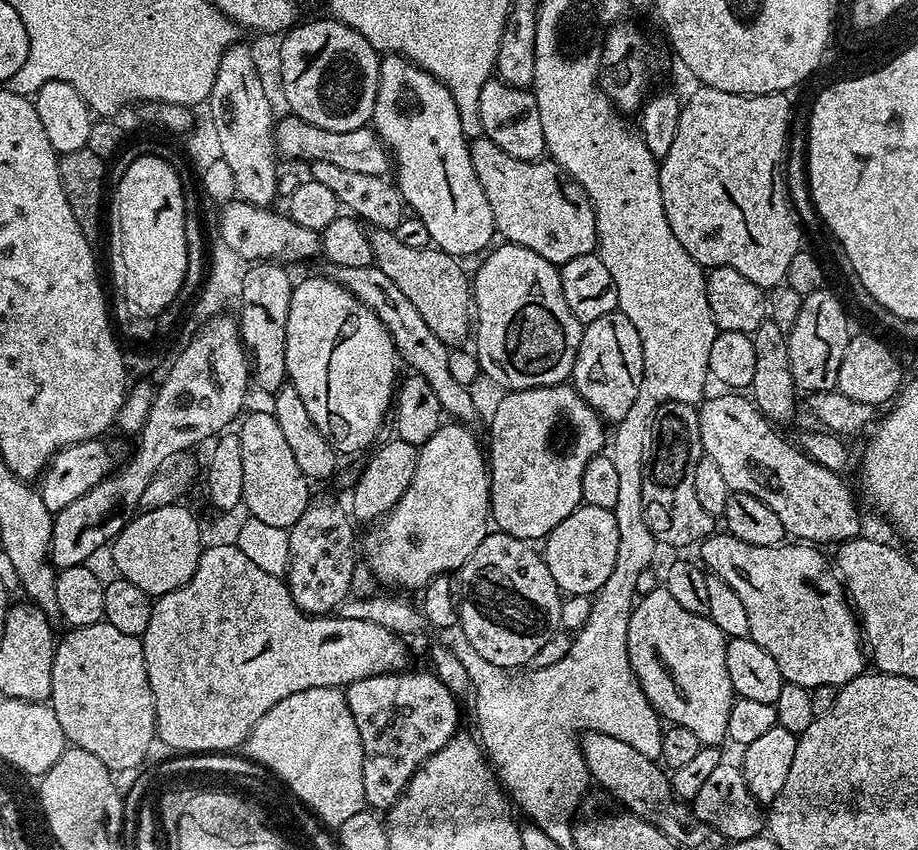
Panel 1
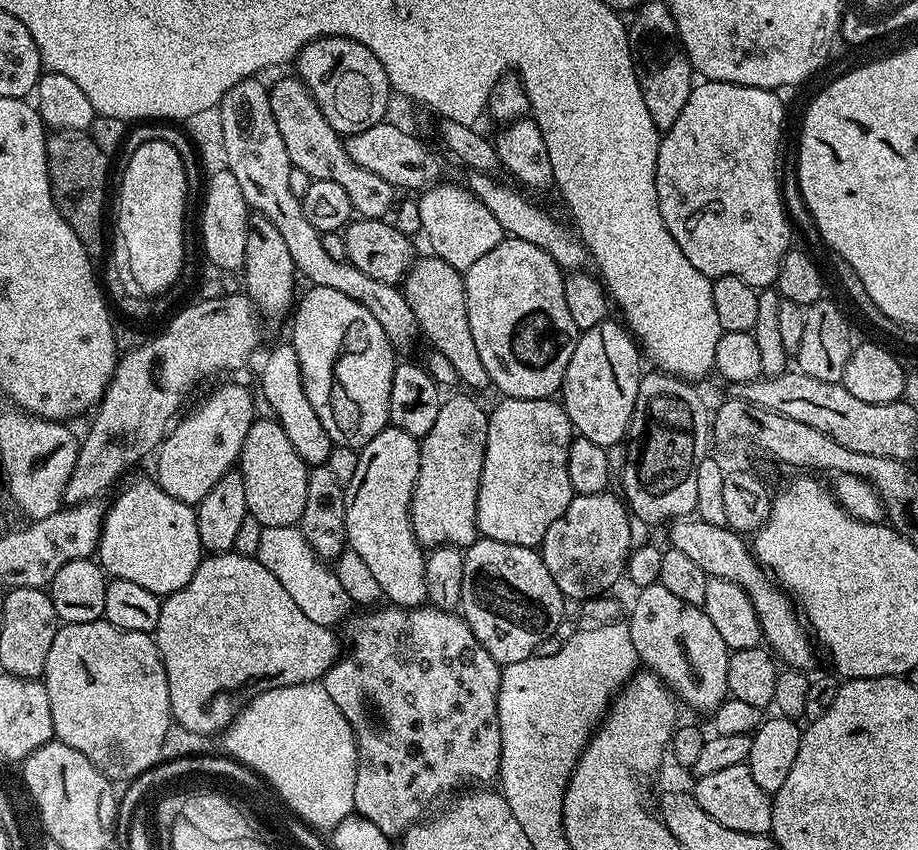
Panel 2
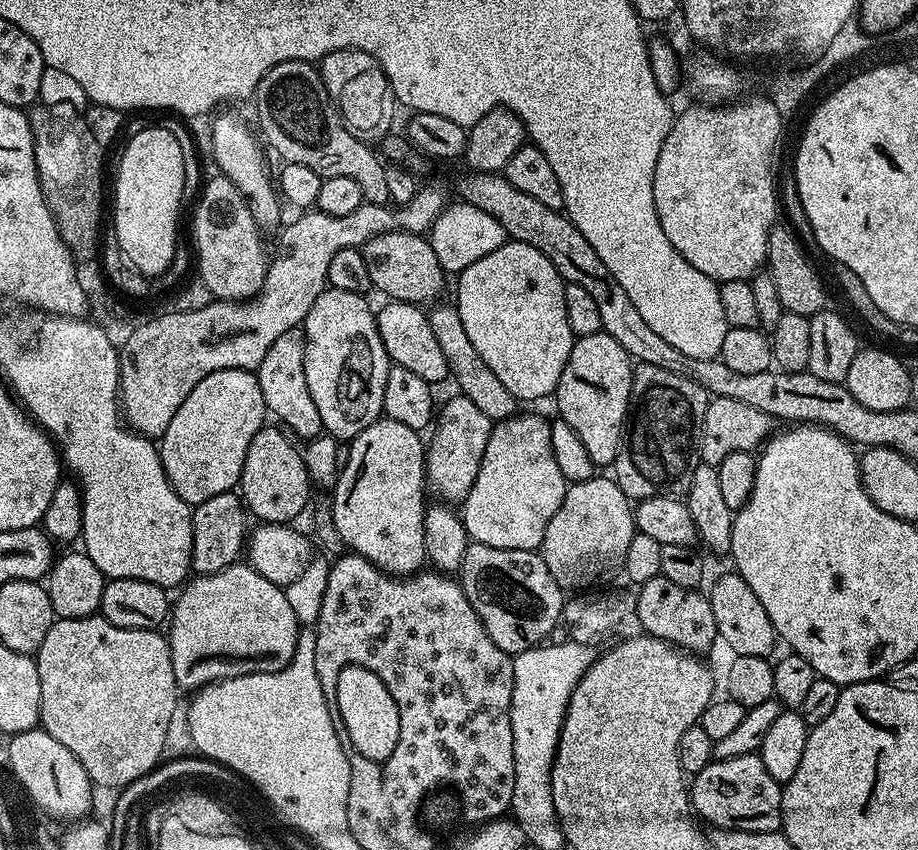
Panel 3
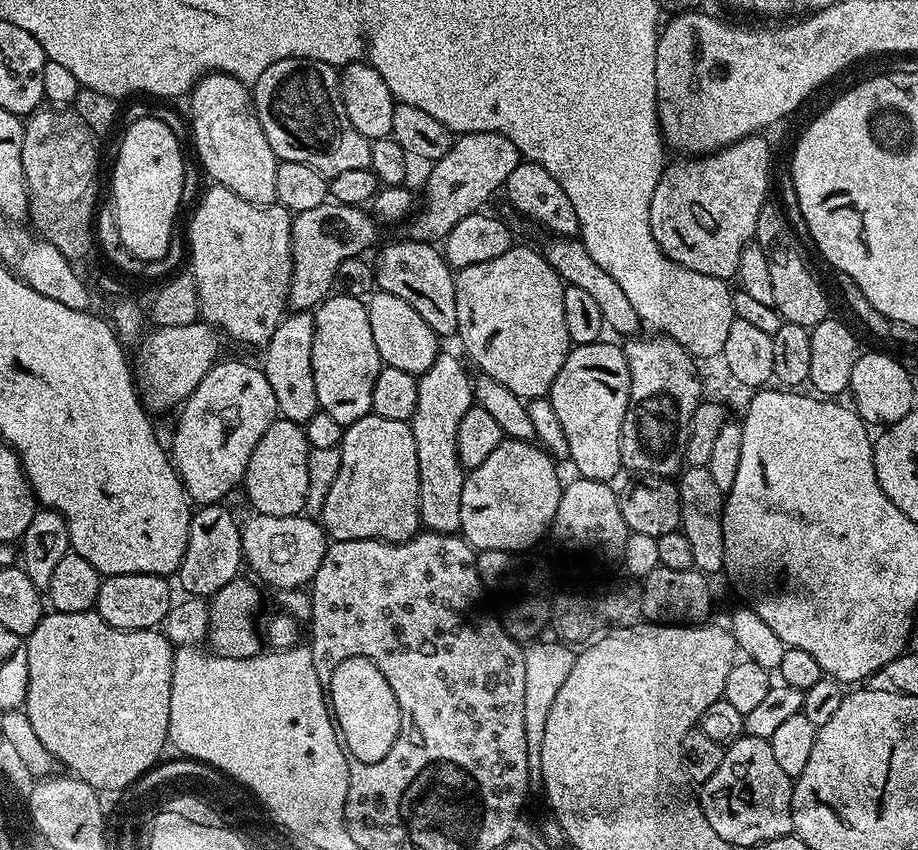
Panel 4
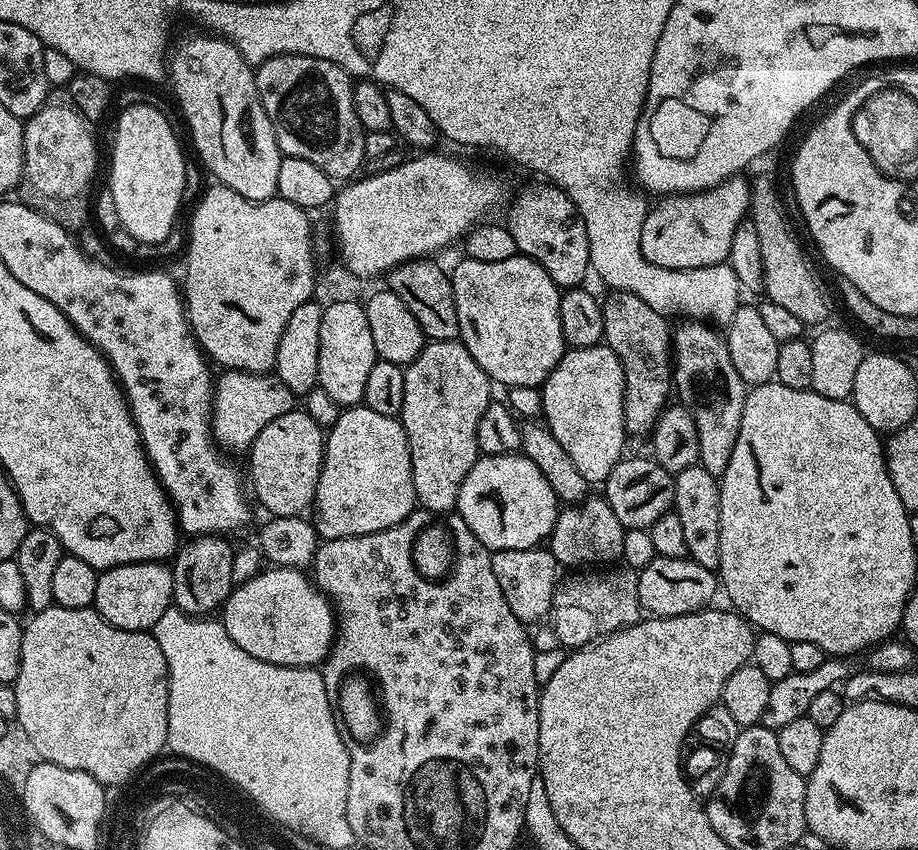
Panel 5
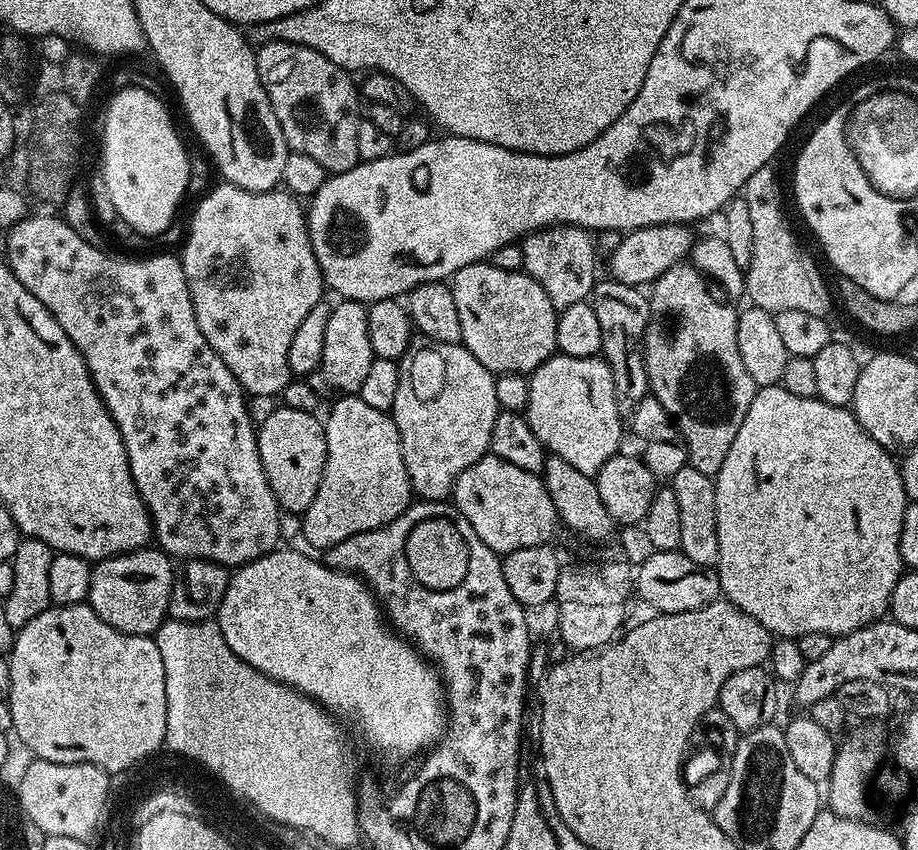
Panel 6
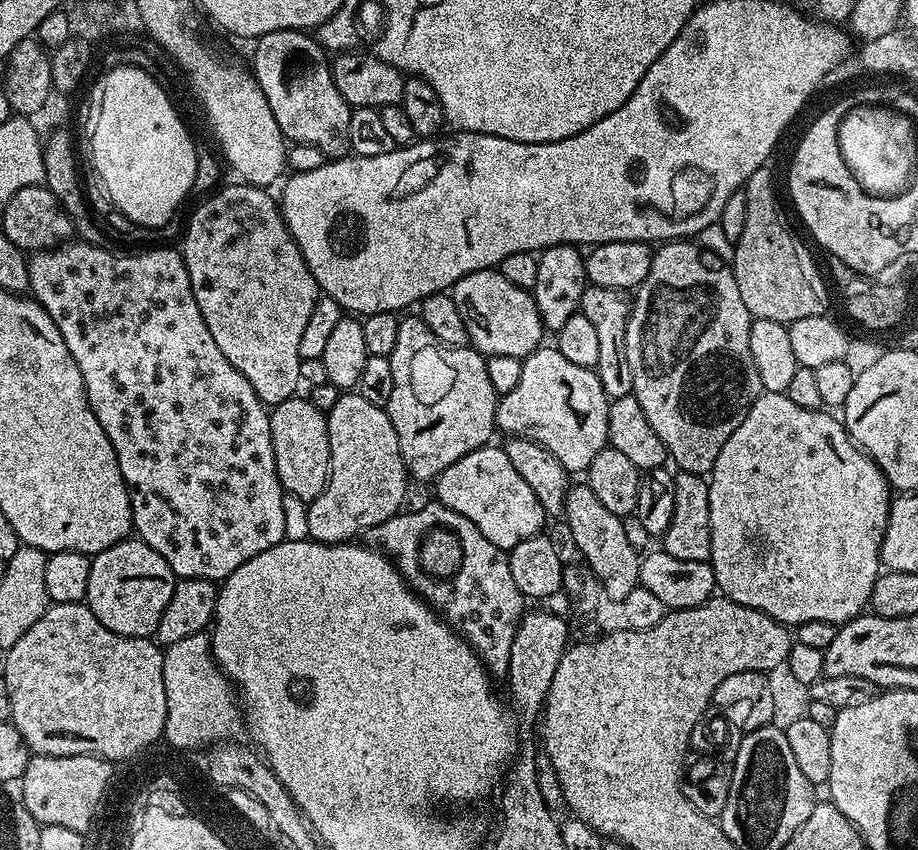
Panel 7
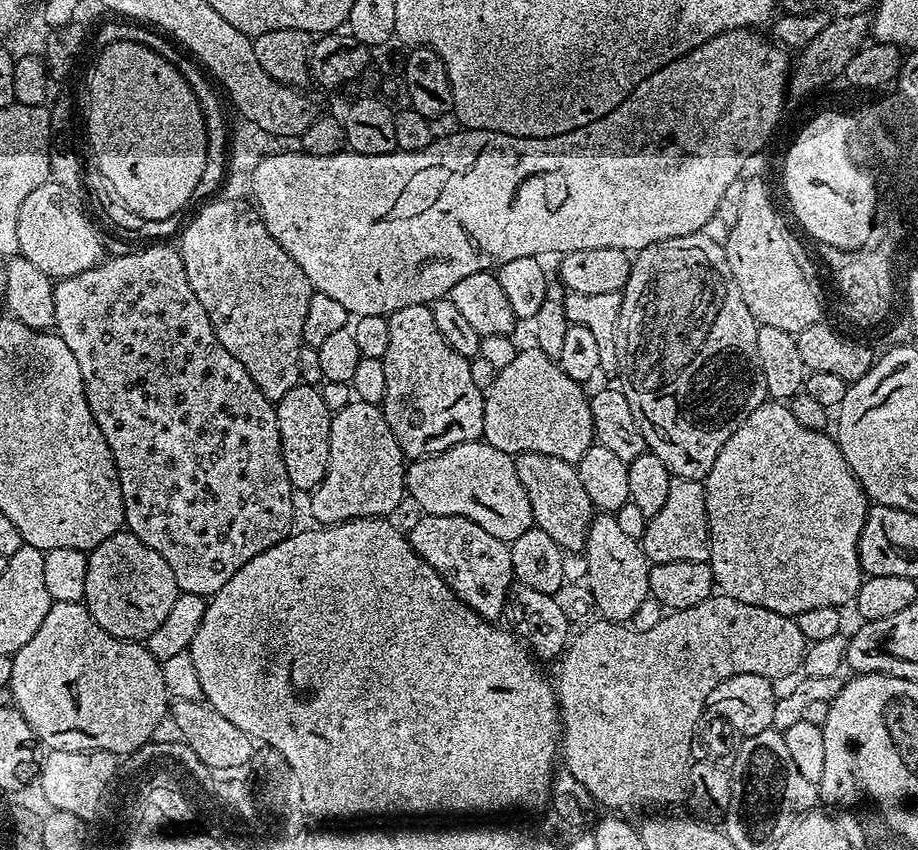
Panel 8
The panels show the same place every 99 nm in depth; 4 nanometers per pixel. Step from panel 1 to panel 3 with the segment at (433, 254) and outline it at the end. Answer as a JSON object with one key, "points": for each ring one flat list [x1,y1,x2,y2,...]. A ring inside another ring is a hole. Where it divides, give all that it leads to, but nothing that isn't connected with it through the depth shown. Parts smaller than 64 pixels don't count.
{"points":[[437,303,428,312,428,321,434,330,434,339,438,341,438,347,441,348,442,355,446,357,448,375,453,381,456,379,456,384,460,387,457,388,459,395,470,398,470,402,474,402,474,406,478,406,478,410,482,410,482,414,486,414,486,418,490,418,494,422,508,420,511,416,517,415,516,396,510,394,510,390,506,390,506,386,502,386,502,381,494,375,494,370,490,370,490,366,486,366,486,362,482,362,478,350,474,350,469,336,466,335,466,329,462,327,462,318,458,318,455,303,444,303]]}

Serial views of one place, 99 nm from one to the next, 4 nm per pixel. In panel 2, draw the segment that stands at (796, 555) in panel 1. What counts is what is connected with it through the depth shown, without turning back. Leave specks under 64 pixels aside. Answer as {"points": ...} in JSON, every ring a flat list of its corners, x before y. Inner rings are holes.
{"points":[[685,518,682,520,671,521,670,527,667,529,668,541,667,543,673,548,682,550,682,554,686,554,691,558,697,566,702,566,702,570,710,578,717,576,718,578,726,578,730,582,738,582,738,586,742,586,742,590,746,590,746,594,750,598,750,602,754,602,754,610,758,614,758,622,760,623,760,634,763,643,787,667,799,668,801,670,811,669,812,664,812,642,814,646,813,637,810,635,809,629,806,627,805,621,802,619,801,613,795,612,792,609,794,600,791,595,756,560,750,551,750,544,741,533,734,531,727,526,710,526,710,522,701,520,699,518]]}

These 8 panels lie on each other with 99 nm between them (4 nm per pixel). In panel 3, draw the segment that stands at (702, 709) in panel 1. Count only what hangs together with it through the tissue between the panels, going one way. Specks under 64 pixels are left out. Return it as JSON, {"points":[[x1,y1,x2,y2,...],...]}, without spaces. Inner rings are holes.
{"points":[[662,575,650,578,650,580,645,584,639,585,638,595,636,598,636,610,634,613,635,619,640,619,640,624,642,627,644,627,641,629,643,629,647,635,653,636,654,638,662,638,666,642,670,642,671,644,676,645,677,648,683,648,686,652,693,654,704,654,704,651,706,651,712,643,717,643,718,637,716,635,716,623,714,622,714,610,712,609,712,601,707,595,705,595,705,593,704,596,702,593,703,591,697,590,695,588,683,588,682,586,674,586,674,582,670,582]]}

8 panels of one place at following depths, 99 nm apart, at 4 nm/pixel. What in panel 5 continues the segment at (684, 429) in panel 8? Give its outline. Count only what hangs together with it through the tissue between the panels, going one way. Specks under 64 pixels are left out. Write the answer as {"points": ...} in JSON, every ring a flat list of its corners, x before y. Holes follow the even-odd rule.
{"points":[[684,322,680,329,675,329,672,337,672,350,674,363,672,366,672,383,679,403,683,404,689,412,696,417,698,430,698,450,700,467,704,468,711,476,717,478,724,475,726,466,730,466,730,454,734,454,734,442,738,442,738,430,742,426,742,410,746,385,742,378,738,378,738,370,734,370,734,362,730,362,728,341,720,336,715,327,704,322]]}

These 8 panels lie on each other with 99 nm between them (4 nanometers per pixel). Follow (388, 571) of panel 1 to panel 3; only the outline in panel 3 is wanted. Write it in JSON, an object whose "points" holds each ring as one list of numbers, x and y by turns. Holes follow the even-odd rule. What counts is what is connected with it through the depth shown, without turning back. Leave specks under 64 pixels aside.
{"points":[[453,394,441,408,439,405,431,429,432,441,429,439,426,444,426,484,441,496,441,501,456,506,468,497,474,478,478,478,482,454,486,454,486,442,490,442,493,423,465,396]]}

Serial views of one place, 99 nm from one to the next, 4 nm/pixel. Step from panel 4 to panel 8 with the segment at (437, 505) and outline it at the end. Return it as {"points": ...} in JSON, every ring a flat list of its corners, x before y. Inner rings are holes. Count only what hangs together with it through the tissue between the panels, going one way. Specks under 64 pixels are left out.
{"points":[[426,304,402,306,388,317,390,347,384,355,386,398,384,417,409,461,436,456,462,442,484,435,484,397,472,377,469,357,458,354,434,326,434,314]]}

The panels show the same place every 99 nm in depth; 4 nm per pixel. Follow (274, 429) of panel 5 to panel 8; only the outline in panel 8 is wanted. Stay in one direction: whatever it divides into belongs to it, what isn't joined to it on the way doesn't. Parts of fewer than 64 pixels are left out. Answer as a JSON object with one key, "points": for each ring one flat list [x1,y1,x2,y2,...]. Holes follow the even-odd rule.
{"points":[[303,382,296,384,294,390,289,390,283,398,275,401,275,406,286,474,297,493,311,493,312,489,320,485,328,469,332,411,323,402,321,389]]}

